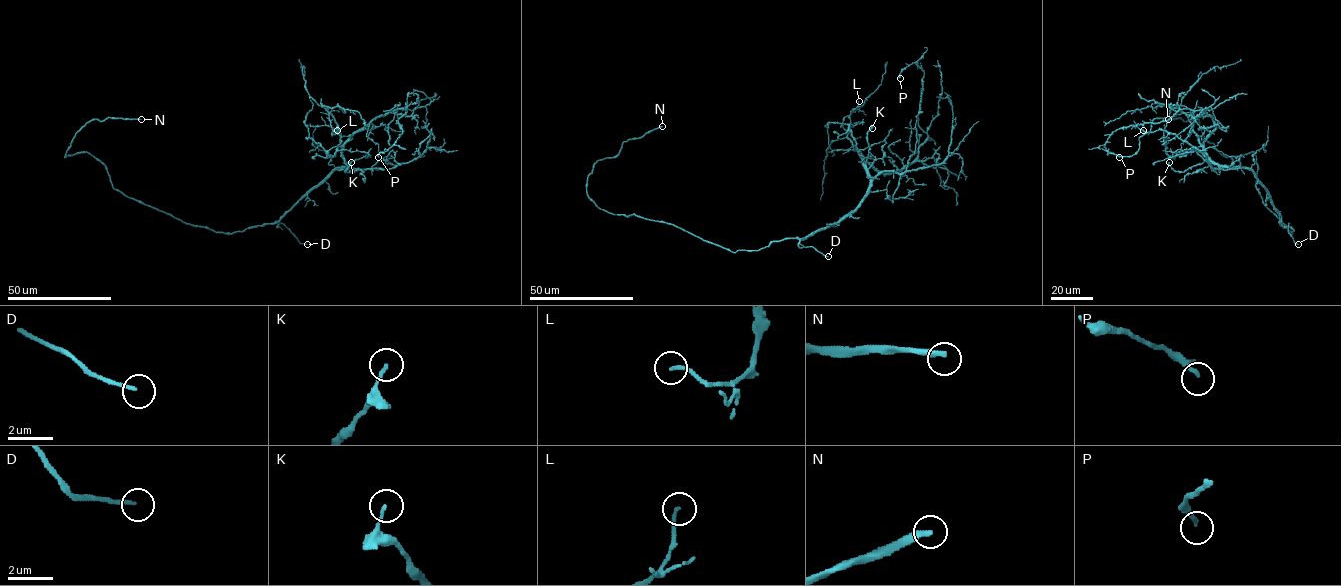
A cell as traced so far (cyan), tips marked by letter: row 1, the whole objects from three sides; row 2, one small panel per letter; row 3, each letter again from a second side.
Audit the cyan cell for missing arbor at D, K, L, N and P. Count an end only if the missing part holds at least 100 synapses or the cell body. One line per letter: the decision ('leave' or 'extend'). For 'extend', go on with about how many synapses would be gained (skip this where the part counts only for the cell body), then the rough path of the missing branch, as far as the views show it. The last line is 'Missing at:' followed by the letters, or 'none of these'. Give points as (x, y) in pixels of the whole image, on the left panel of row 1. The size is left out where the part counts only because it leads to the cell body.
D: extend; course (307, 244), (326, 257), (345, 257), (375, 222), (432, 175)
K: leave
L: leave
N: extend; 150 synapses; course (141, 119), (154, 118), (171, 108), (184, 94), (189, 80), (201, 65), (195, 5)
P: leave
Missing at: D, N

